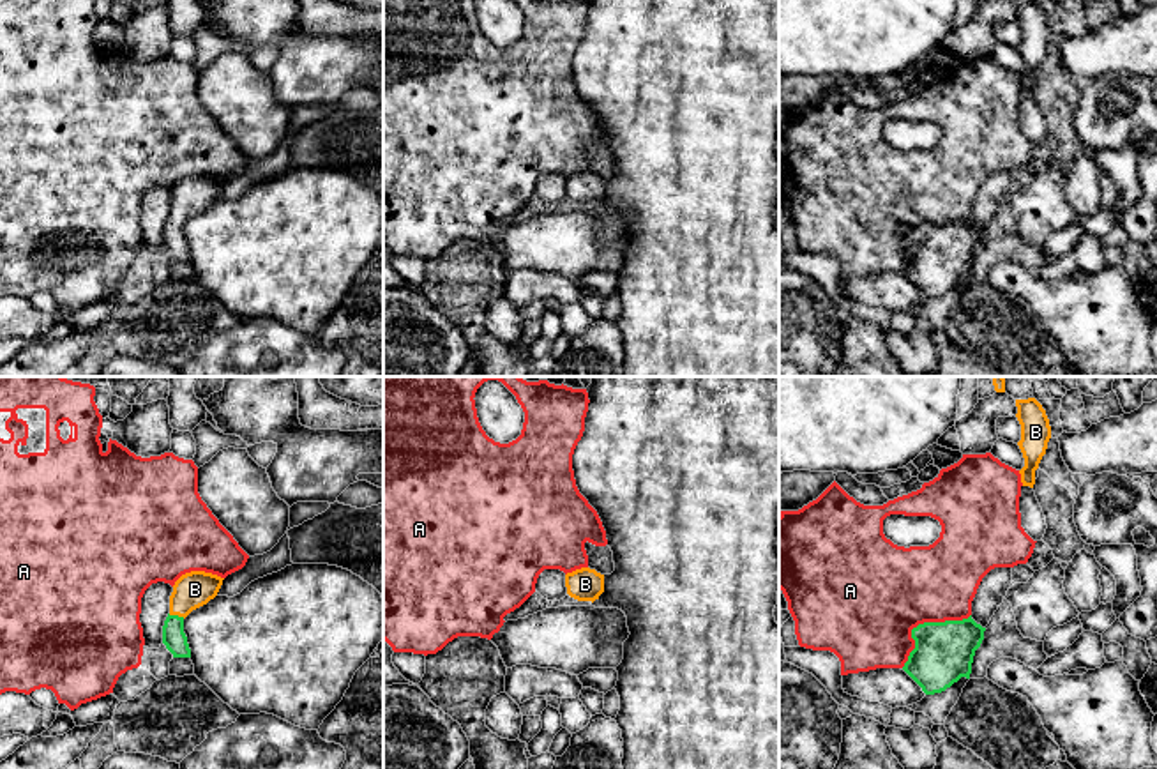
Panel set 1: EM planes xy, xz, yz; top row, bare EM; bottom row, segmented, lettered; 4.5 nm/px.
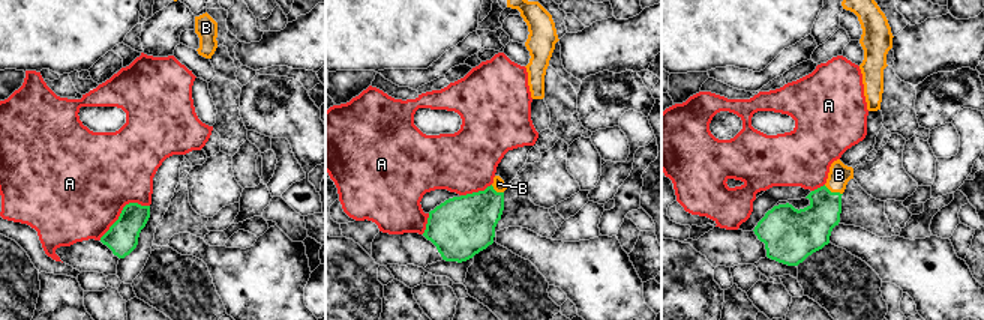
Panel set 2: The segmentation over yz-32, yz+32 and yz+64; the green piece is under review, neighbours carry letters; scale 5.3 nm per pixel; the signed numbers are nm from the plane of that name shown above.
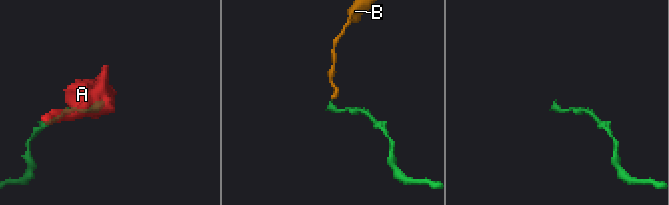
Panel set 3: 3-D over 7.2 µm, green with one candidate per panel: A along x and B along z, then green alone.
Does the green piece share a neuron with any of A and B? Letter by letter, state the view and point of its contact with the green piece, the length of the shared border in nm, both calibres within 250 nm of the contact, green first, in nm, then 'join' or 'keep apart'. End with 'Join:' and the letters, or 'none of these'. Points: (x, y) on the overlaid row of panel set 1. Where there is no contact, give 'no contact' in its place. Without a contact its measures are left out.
A: contact yz (924, 623); length 400 nm; calibres 280 and 460 nm; keep apart
B: contact xy (177, 616); length 80 nm; calibres 110 and 160 nm; join
Join: B

